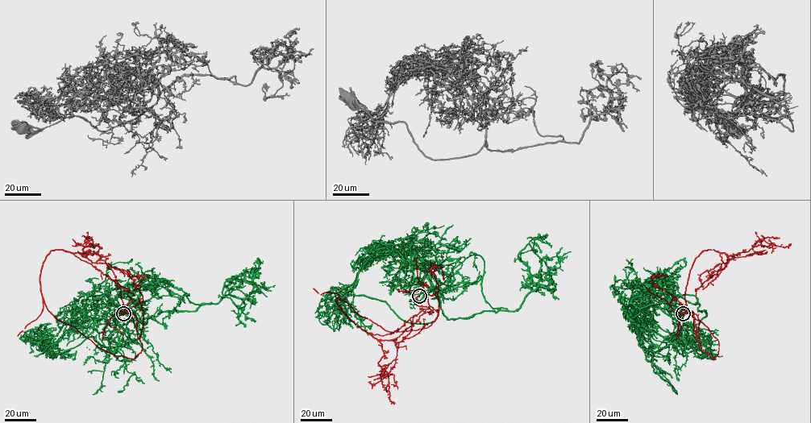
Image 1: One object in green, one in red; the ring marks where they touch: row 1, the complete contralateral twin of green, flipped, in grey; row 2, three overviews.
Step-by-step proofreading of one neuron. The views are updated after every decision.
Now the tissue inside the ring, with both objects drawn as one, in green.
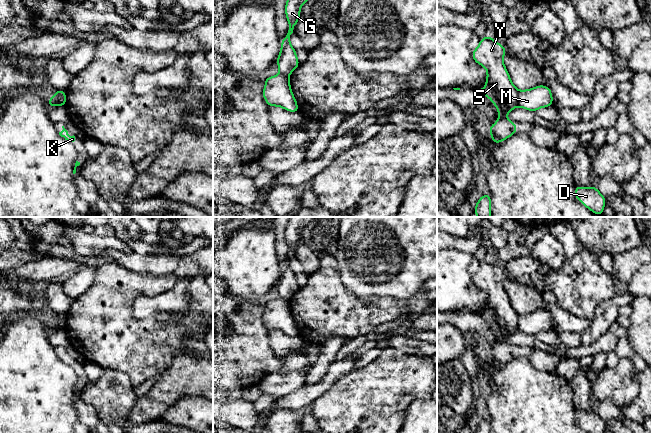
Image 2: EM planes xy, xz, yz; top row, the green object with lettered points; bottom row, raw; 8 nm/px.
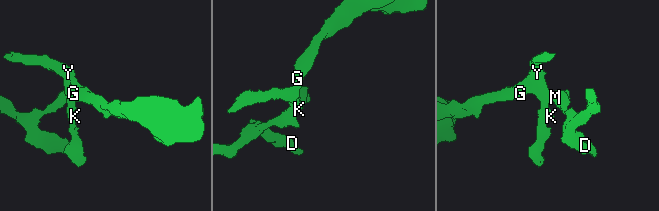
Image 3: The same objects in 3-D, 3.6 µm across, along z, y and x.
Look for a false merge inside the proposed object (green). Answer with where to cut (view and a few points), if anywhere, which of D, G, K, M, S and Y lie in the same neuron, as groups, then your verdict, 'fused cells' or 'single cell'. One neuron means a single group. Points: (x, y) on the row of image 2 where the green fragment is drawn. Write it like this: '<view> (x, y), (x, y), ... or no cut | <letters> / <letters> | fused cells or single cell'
xy (57, 91), (60, 97), (59, 105) | D M / G K S Y | fused cells

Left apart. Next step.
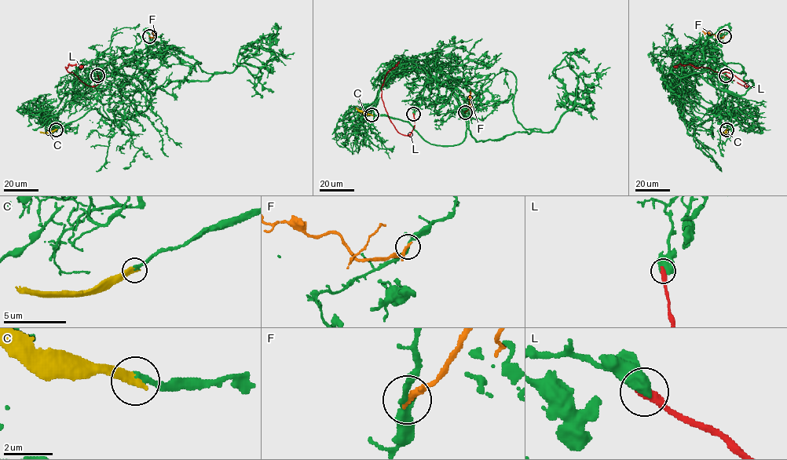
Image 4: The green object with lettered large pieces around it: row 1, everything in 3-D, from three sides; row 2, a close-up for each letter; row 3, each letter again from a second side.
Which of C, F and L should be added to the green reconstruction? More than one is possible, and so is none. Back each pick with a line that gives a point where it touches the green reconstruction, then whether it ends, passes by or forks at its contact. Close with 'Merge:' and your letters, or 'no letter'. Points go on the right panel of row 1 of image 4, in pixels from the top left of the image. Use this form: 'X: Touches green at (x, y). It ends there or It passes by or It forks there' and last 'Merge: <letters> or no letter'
C: Touches green at (726, 129). It ends there
Merge: C

